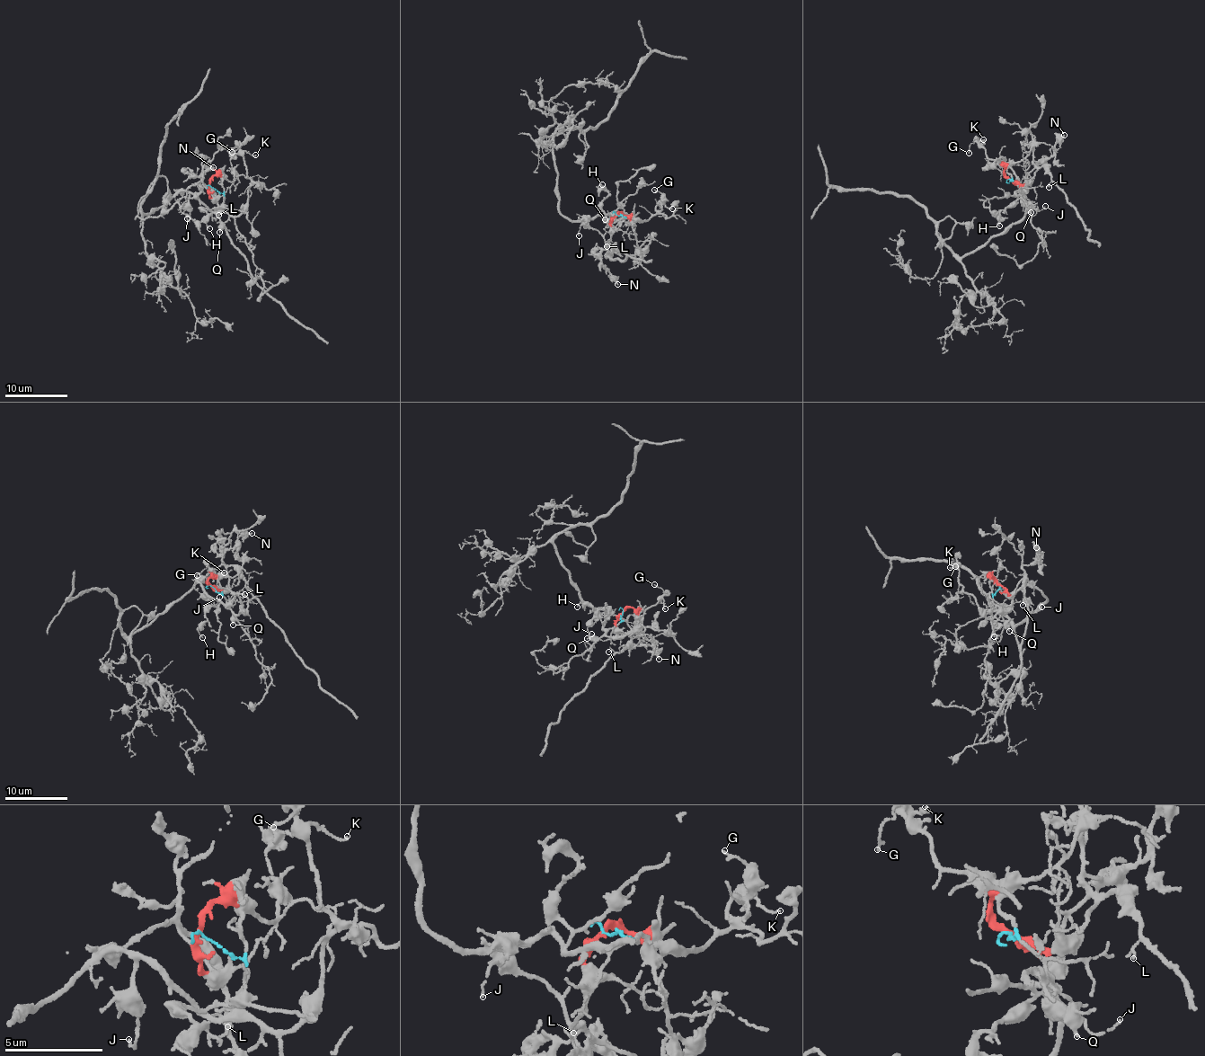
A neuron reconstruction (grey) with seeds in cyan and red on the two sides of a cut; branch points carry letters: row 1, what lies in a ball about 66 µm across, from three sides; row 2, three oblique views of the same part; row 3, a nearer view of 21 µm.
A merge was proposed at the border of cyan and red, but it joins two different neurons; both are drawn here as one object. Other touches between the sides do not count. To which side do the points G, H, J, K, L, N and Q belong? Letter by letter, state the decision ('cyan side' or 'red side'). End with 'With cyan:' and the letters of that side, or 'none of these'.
G: cyan side
H: cyan side
J: cyan side
K: cyan side
L: red side
N: red side
Q: cyan side
With cyan: G, H, J, K, Q

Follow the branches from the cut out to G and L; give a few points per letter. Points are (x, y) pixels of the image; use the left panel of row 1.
G: (209, 185), (225, 195), (224, 208), (232, 216), (238, 215), (245, 204), (252, 183), (239, 146), (232, 152)
L: (209, 185), (208, 190), (214, 198), (205, 187), (208, 185), (217, 204), (216, 212), (218, 215)

